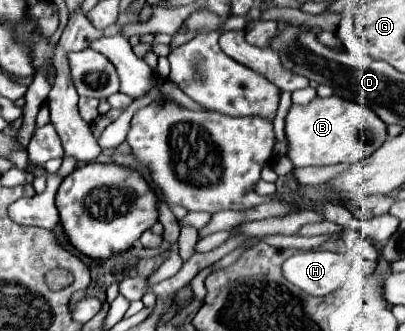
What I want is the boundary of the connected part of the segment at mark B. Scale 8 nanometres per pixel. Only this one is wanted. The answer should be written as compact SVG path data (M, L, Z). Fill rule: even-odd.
M315 97L309 105L291 105L285 119L285 135L289 141L287 157L295 167L357 163L379 149L387 139L387 125L365 105L339 97Z

